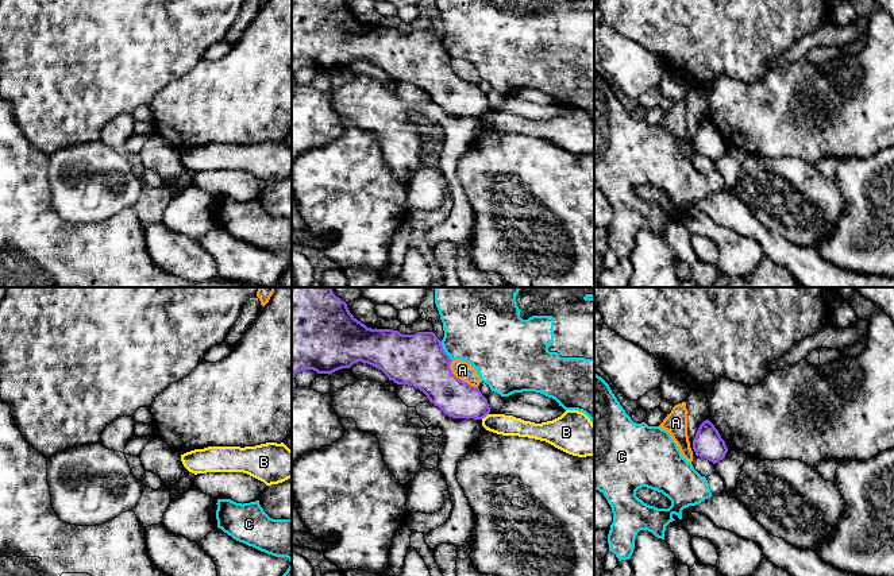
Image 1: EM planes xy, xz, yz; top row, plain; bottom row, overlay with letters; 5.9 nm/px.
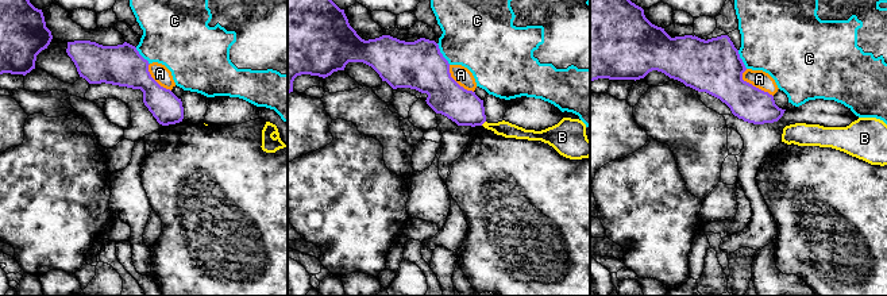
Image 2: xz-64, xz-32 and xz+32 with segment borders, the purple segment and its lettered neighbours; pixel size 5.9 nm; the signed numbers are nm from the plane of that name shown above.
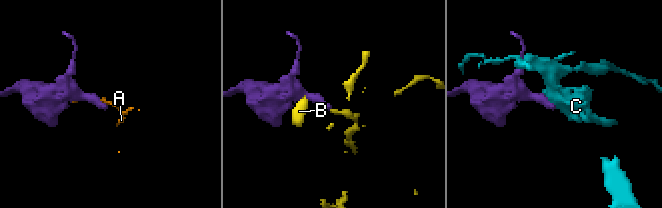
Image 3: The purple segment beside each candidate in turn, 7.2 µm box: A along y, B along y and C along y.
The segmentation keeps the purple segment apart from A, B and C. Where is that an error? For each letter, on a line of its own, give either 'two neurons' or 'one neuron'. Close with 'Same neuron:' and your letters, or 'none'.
A: two neurons
B: two neurons
C: two neurons
Same neuron: none

